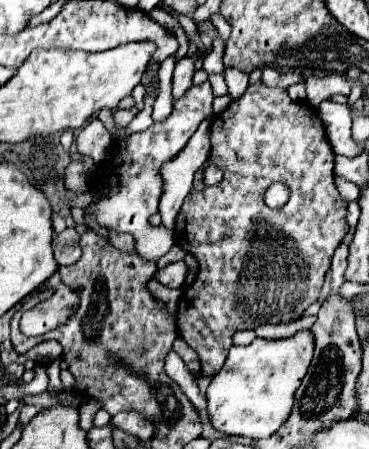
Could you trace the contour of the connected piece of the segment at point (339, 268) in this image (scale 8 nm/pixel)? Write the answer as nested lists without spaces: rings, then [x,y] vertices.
[[[340,244],[334,252],[334,258],[332,258],[332,290],[338,290],[344,282],[344,272],[346,272],[346,260],[348,258],[348,244]]]

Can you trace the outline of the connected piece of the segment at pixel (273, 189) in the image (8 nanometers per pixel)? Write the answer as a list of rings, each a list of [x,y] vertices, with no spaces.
[[[282,182],[270,184],[270,188],[268,188],[266,194],[264,194],[264,202],[266,202],[266,206],[272,208],[272,210],[280,210],[280,208],[288,202],[288,198],[290,198],[290,190],[288,190],[288,186],[284,186]]]

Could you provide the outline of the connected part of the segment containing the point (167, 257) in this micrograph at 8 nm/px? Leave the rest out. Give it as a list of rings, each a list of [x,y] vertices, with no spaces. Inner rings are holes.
[[[176,244],[176,246],[172,246],[172,250],[170,250],[168,254],[164,254],[164,256],[158,260],[158,266],[162,268],[162,266],[174,262],[174,260],[184,260],[184,256],[186,256],[186,252]]]

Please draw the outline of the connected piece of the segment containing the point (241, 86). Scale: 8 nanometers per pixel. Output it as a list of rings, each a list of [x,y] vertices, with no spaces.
[[[224,68],[224,78],[228,84],[228,92],[234,100],[240,98],[248,88],[248,74],[242,74],[242,70],[238,68]]]

